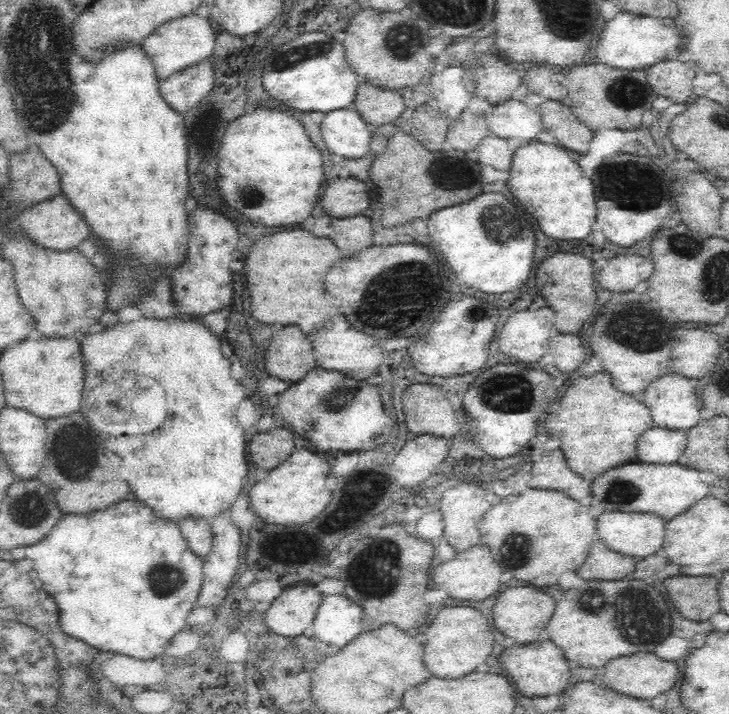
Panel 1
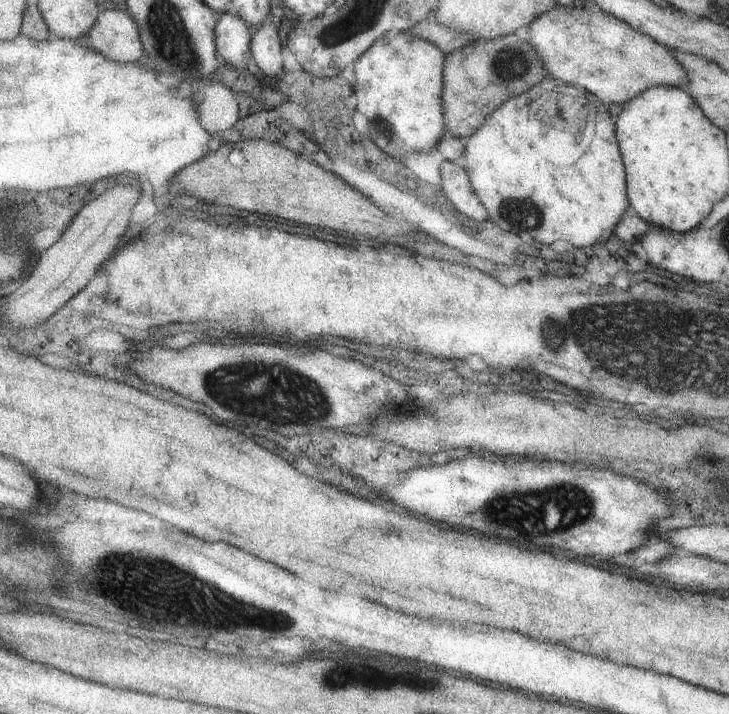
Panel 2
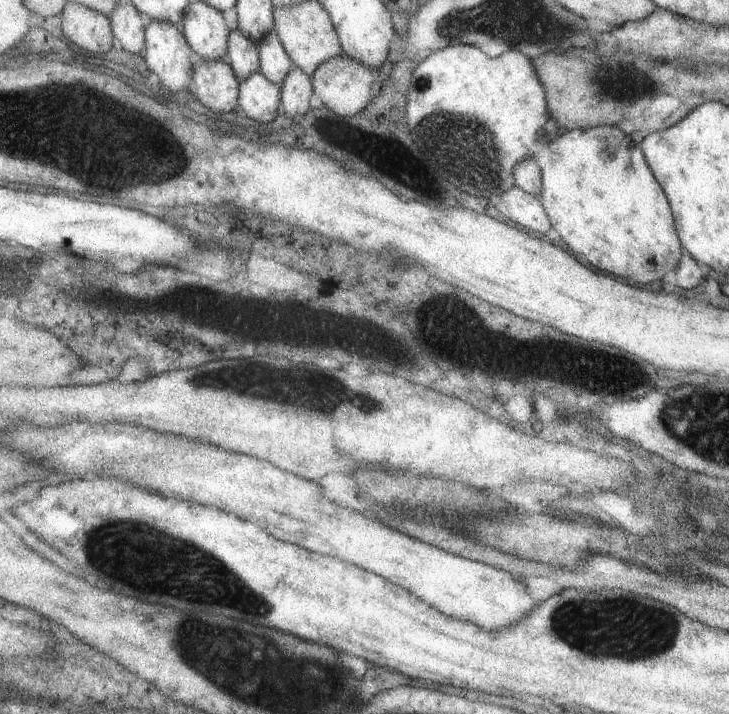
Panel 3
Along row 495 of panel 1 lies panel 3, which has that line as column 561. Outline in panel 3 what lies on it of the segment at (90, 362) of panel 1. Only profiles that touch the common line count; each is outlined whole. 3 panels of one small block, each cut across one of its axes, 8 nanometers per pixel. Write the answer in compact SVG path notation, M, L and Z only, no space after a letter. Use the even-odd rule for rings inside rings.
M597 125L585 129L569 129L568 131L562 130L559 138L555 138L553 142L549 142L547 150L542 153L541 158L538 158L538 162L541 168L543 168L543 194L541 194L540 198L545 206L545 210L549 214L549 220L552 221L554 230L560 235L562 242L565 242L566 246L569 246L571 252L585 256L587 262L593 268L599 268L599 270L615 274L615 276L631 280L631 282L646 283L655 282L655 280L661 281L662 276L666 272L677 268L677 262L681 258L682 246L677 238L677 232L675 232L673 214L669 212L667 200L665 200L663 191L659 188L657 180L655 180L651 170L649 170L648 164L645 162L640 146L635 144L628 134L621 132L621 129L611 125Z

